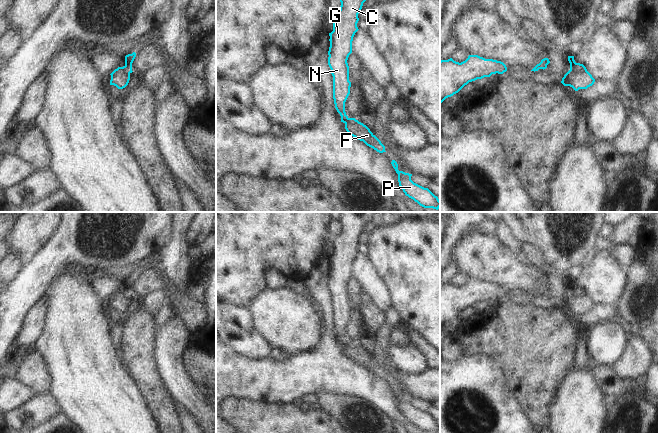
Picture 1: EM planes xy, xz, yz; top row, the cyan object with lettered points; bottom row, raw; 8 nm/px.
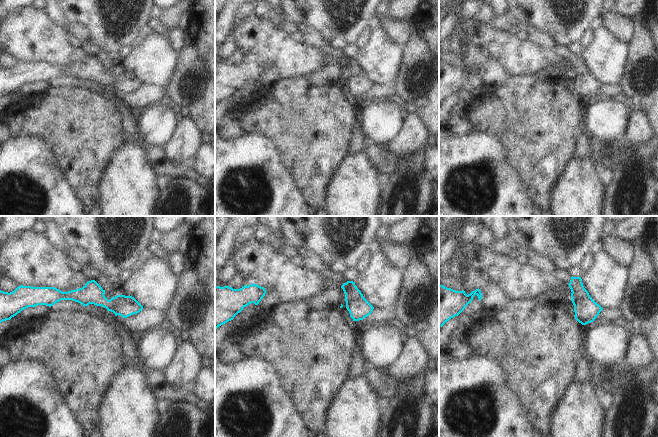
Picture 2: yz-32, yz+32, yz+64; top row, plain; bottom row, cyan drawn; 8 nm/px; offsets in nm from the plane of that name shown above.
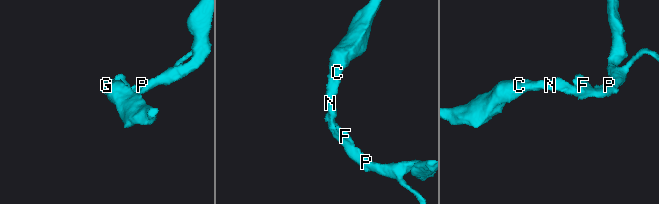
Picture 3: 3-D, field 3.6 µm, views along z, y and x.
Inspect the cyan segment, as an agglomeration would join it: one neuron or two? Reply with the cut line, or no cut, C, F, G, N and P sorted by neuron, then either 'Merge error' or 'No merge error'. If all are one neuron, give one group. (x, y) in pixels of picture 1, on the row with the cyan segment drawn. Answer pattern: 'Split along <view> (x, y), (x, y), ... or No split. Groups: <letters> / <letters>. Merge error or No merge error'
No split. Groups: C F G N P. No merge error

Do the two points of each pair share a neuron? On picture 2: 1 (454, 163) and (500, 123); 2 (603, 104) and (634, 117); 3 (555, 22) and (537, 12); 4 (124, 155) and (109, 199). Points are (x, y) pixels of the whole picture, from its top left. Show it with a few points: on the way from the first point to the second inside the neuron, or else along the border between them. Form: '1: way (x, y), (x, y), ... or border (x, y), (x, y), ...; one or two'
1: border (475, 129), (490, 131), (507, 148); two
2: border (631, 111), (627, 127), (620, 137); two
3: way (551, 18), (545, 12), (541, 12); one
4: way (124, 166), (124, 184), (120, 188); one

